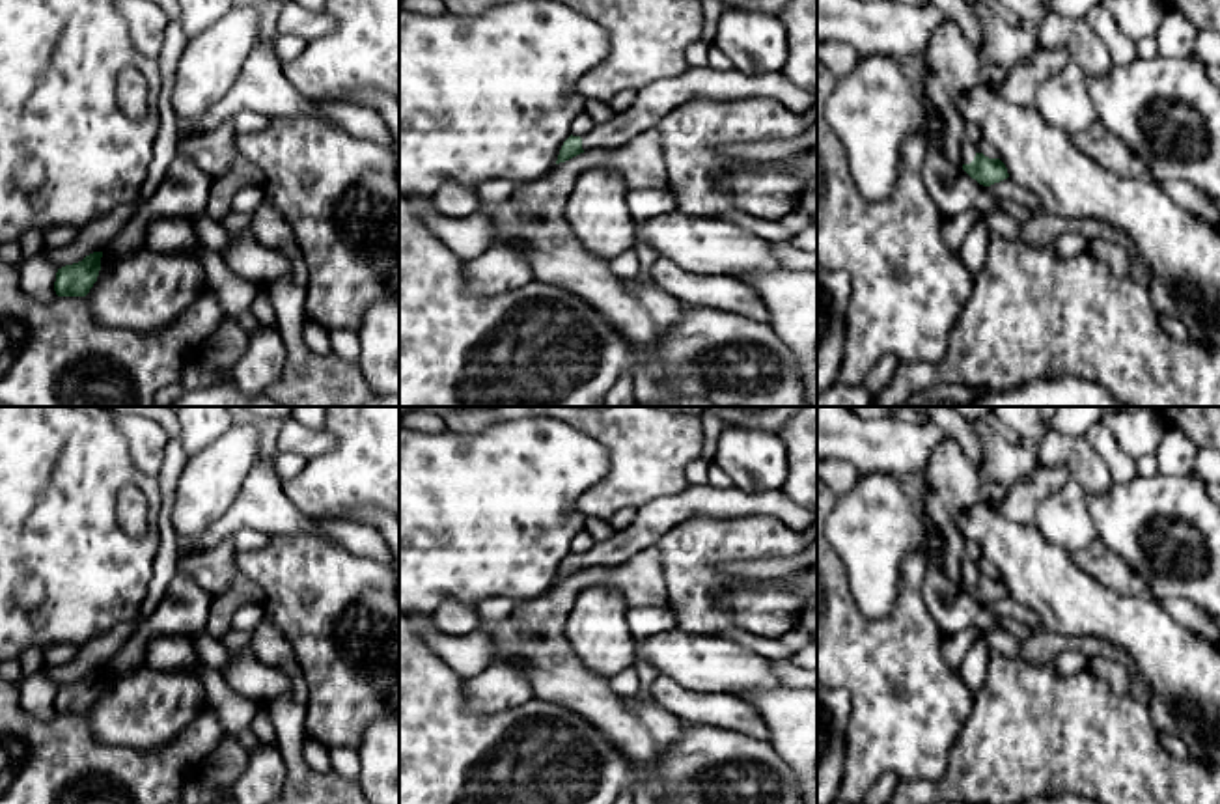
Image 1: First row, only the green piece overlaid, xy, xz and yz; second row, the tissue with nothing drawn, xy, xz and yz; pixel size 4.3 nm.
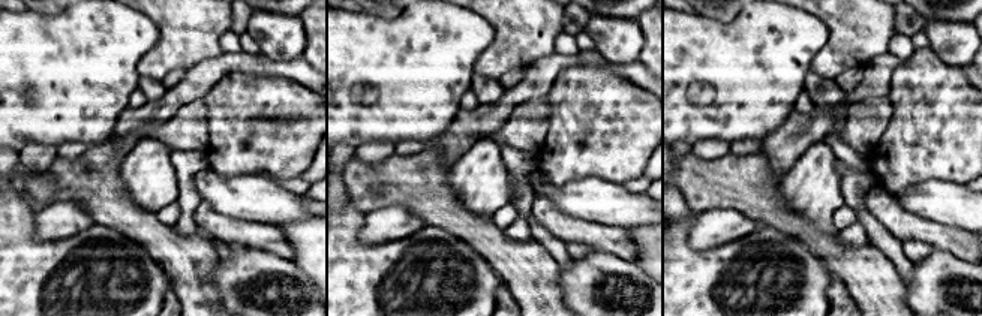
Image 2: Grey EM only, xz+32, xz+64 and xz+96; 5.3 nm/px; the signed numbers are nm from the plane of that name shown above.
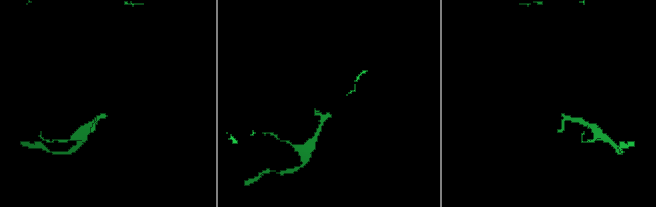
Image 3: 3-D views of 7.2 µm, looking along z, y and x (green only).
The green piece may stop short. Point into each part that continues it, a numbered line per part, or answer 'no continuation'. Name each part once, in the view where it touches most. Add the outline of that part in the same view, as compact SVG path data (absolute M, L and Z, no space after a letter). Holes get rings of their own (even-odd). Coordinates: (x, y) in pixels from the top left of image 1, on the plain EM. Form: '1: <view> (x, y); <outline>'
1: yz (969, 568); M964 560L961 563L961 580L970 582L977 571L979 571L977 561Z

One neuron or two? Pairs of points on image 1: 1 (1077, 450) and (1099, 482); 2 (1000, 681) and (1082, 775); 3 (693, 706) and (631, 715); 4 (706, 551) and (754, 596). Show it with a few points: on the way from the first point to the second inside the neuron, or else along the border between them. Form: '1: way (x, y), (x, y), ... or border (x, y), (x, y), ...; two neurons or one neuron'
1: way (1079, 457), (1092, 474); one neuron
2: way (1021, 704), (1069, 752); one neuron
3: border (653, 700), (683, 722); two neurons
4: way (685, 579), (685, 603), (706, 623), (724, 622); one neuron

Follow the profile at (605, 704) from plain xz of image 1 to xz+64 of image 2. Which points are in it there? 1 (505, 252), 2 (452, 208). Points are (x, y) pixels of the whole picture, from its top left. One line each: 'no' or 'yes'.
1: yes
2: yes

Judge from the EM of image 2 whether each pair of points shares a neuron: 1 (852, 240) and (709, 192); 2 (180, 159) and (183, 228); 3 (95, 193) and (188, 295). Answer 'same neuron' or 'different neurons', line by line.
1: different neurons
2: same neuron
3: same neuron

